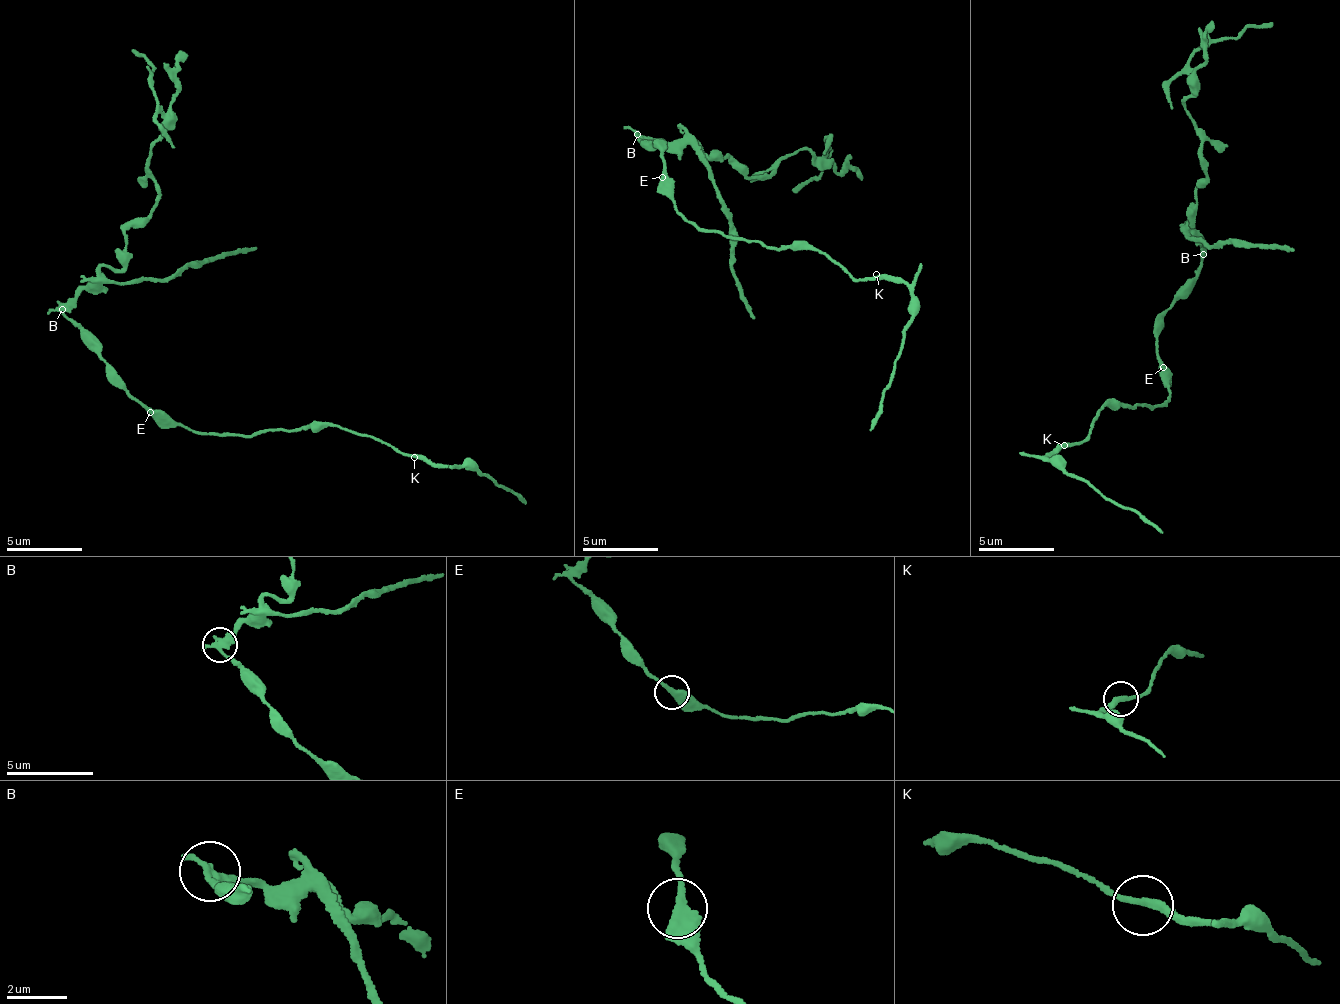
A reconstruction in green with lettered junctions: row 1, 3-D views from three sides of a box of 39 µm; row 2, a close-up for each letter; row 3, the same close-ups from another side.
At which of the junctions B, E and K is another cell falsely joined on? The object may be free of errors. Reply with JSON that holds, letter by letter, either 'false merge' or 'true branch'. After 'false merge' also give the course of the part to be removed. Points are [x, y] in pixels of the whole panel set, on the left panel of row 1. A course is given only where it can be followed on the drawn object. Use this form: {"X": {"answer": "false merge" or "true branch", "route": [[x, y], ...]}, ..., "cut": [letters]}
{"B": {"answer": "false merge", "route": [[63, 308], [113, 266], [129, 231], [150, 215], [156, 179], [151, 145], [164, 129], [154, 71], [134, 50]]}, "E": {"answer": "true branch"}, "K": {"answer": "true branch"}, "cut": ["B"]}

